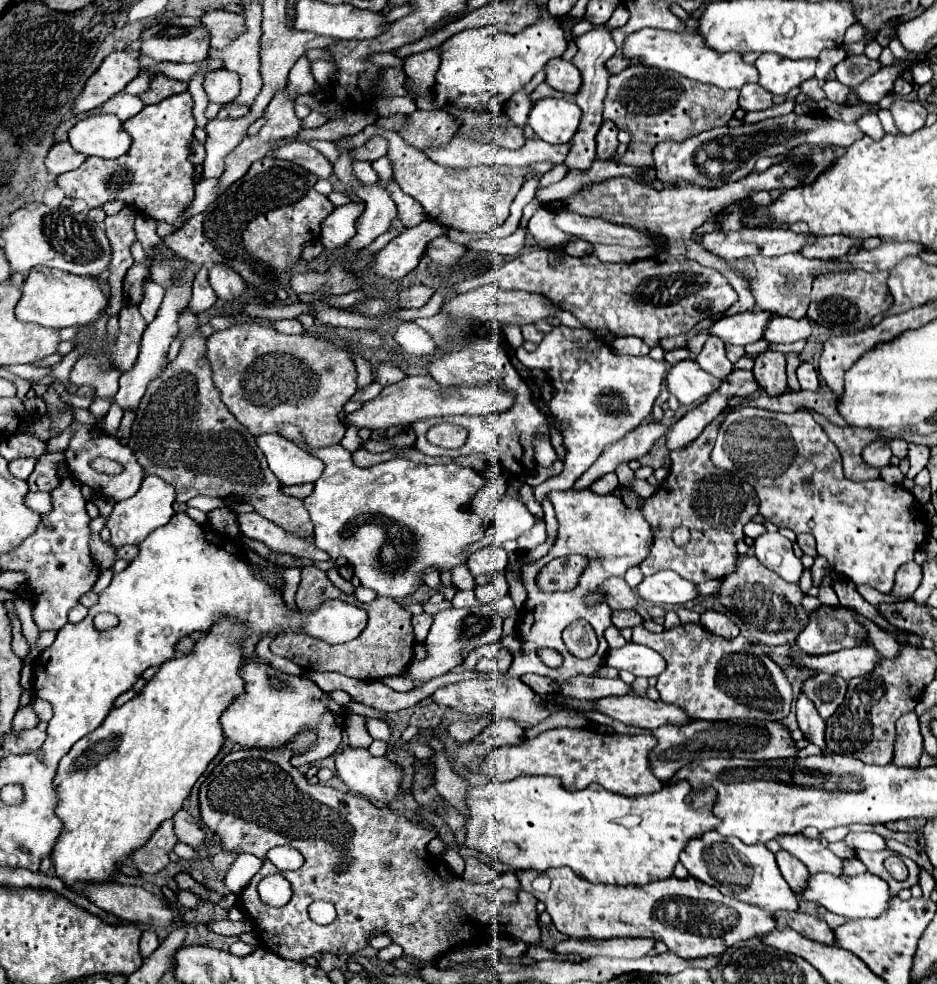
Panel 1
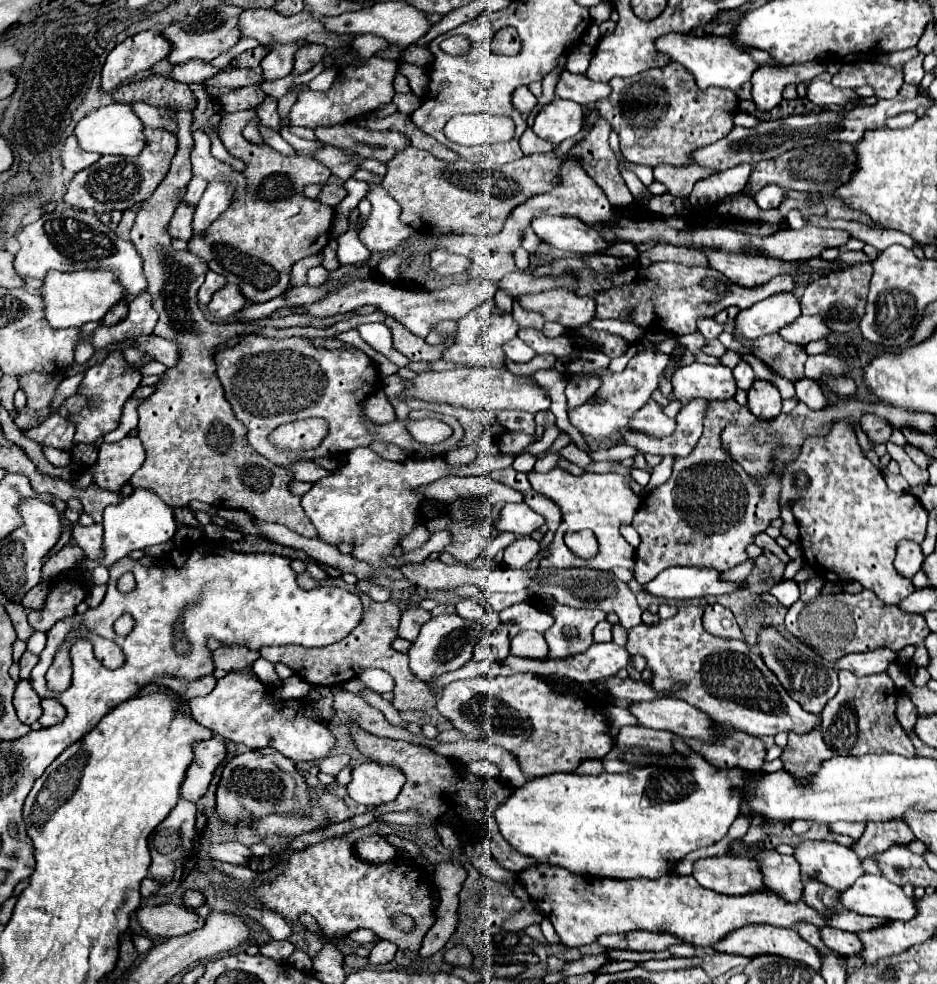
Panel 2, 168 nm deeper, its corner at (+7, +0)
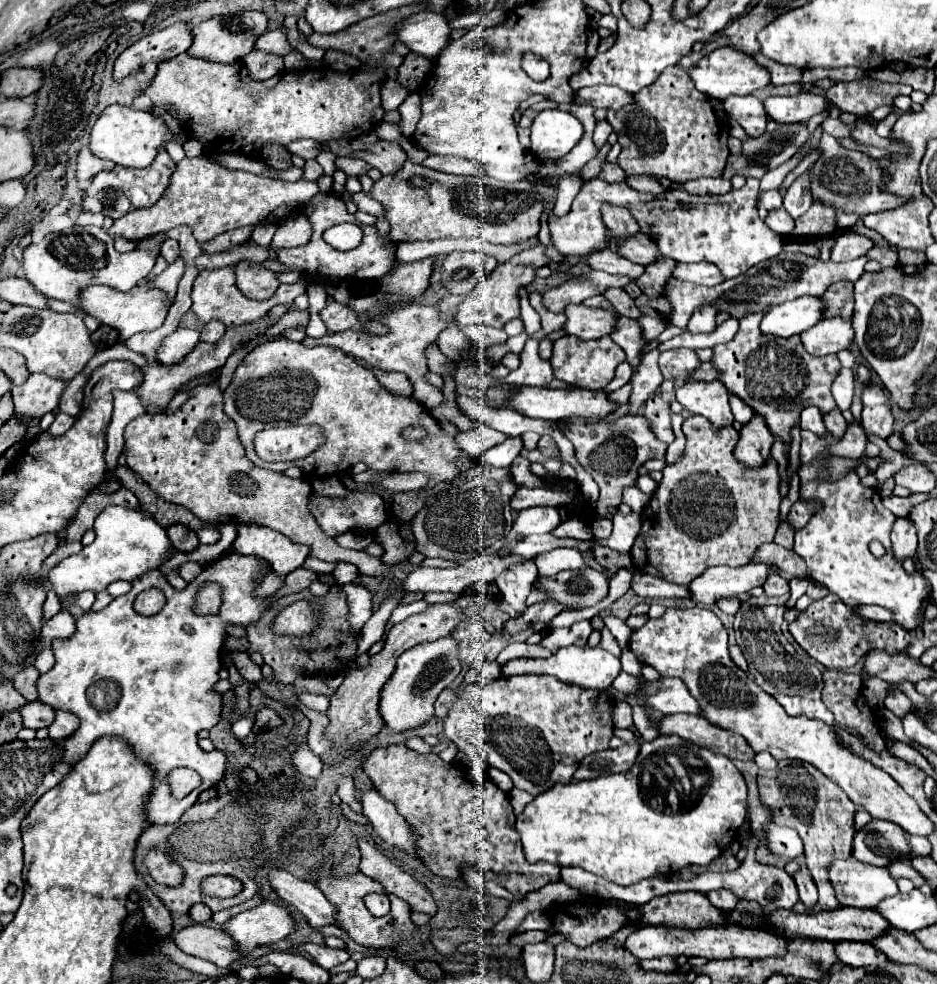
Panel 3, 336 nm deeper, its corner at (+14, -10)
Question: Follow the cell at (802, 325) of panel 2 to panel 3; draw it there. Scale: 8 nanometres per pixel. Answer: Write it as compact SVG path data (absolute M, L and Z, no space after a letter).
M824 318L810 330L800 334L802 346L814 356L836 354L848 348L854 340L854 330L850 320L844 318Z

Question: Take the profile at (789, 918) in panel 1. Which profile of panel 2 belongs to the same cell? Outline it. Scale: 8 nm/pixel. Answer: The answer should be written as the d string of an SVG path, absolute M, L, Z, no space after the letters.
M831 926L821 928L821 938L825 940L825 944L829 944L829 948L833 948L835 952L841 952L847 958L857 956L863 948L863 944L855 932L845 932L845 930L831 928Z

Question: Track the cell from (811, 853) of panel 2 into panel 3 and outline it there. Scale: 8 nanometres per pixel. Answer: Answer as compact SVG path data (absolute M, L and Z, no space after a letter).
M854 858L834 860L828 866L828 874L842 906L872 908L884 896L898 892L898 886L886 868L864 864Z

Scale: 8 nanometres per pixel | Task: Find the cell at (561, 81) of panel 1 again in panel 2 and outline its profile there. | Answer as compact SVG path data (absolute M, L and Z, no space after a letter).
M563 70L555 92L565 100L573 100L581 106L587 106L587 104L595 104L601 98L607 98L611 94L611 86L597 84L589 80L585 74L571 74Z

